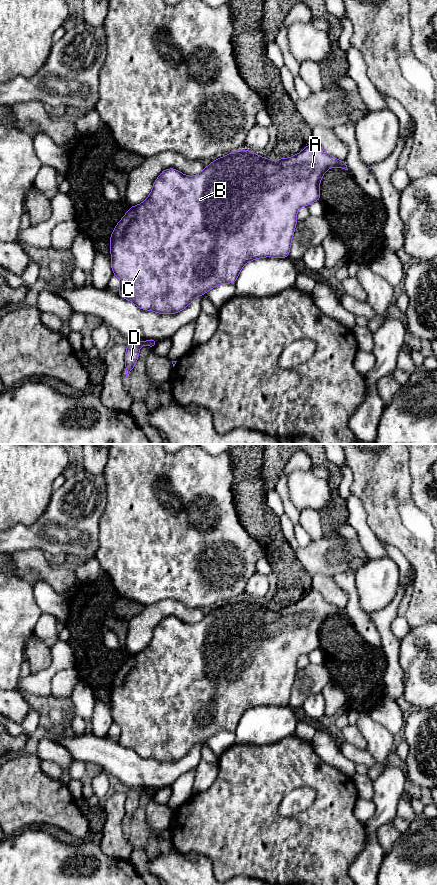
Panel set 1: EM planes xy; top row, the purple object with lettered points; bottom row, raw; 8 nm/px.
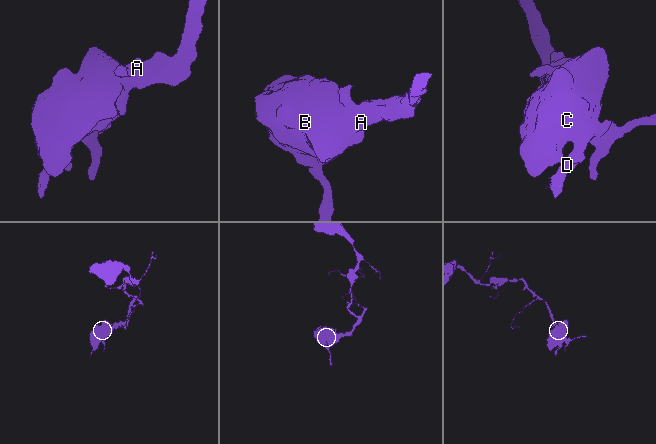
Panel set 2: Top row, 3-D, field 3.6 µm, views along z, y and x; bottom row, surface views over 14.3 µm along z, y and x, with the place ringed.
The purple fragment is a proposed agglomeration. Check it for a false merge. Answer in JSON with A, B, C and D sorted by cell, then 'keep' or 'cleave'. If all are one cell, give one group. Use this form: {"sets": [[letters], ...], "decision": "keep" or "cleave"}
{"sets": [["A", "B", "C", "D"]], "decision": "keep"}

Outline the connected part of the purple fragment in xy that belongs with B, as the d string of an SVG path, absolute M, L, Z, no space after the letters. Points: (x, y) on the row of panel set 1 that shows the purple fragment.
M311 142L300 153L275 161L246 149L234 151L215 159L192 177L177 169L164 170L155 180L148 198L129 208L109 238L111 268L120 280L118 295L142 310L175 314L215 286L235 284L247 262L262 257L288 258L297 210L321 199L320 181L332 167L348 170L345 161L339 161Z

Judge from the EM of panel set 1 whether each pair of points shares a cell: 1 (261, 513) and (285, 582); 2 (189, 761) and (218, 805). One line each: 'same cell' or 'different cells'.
1: same cell
2: different cells

